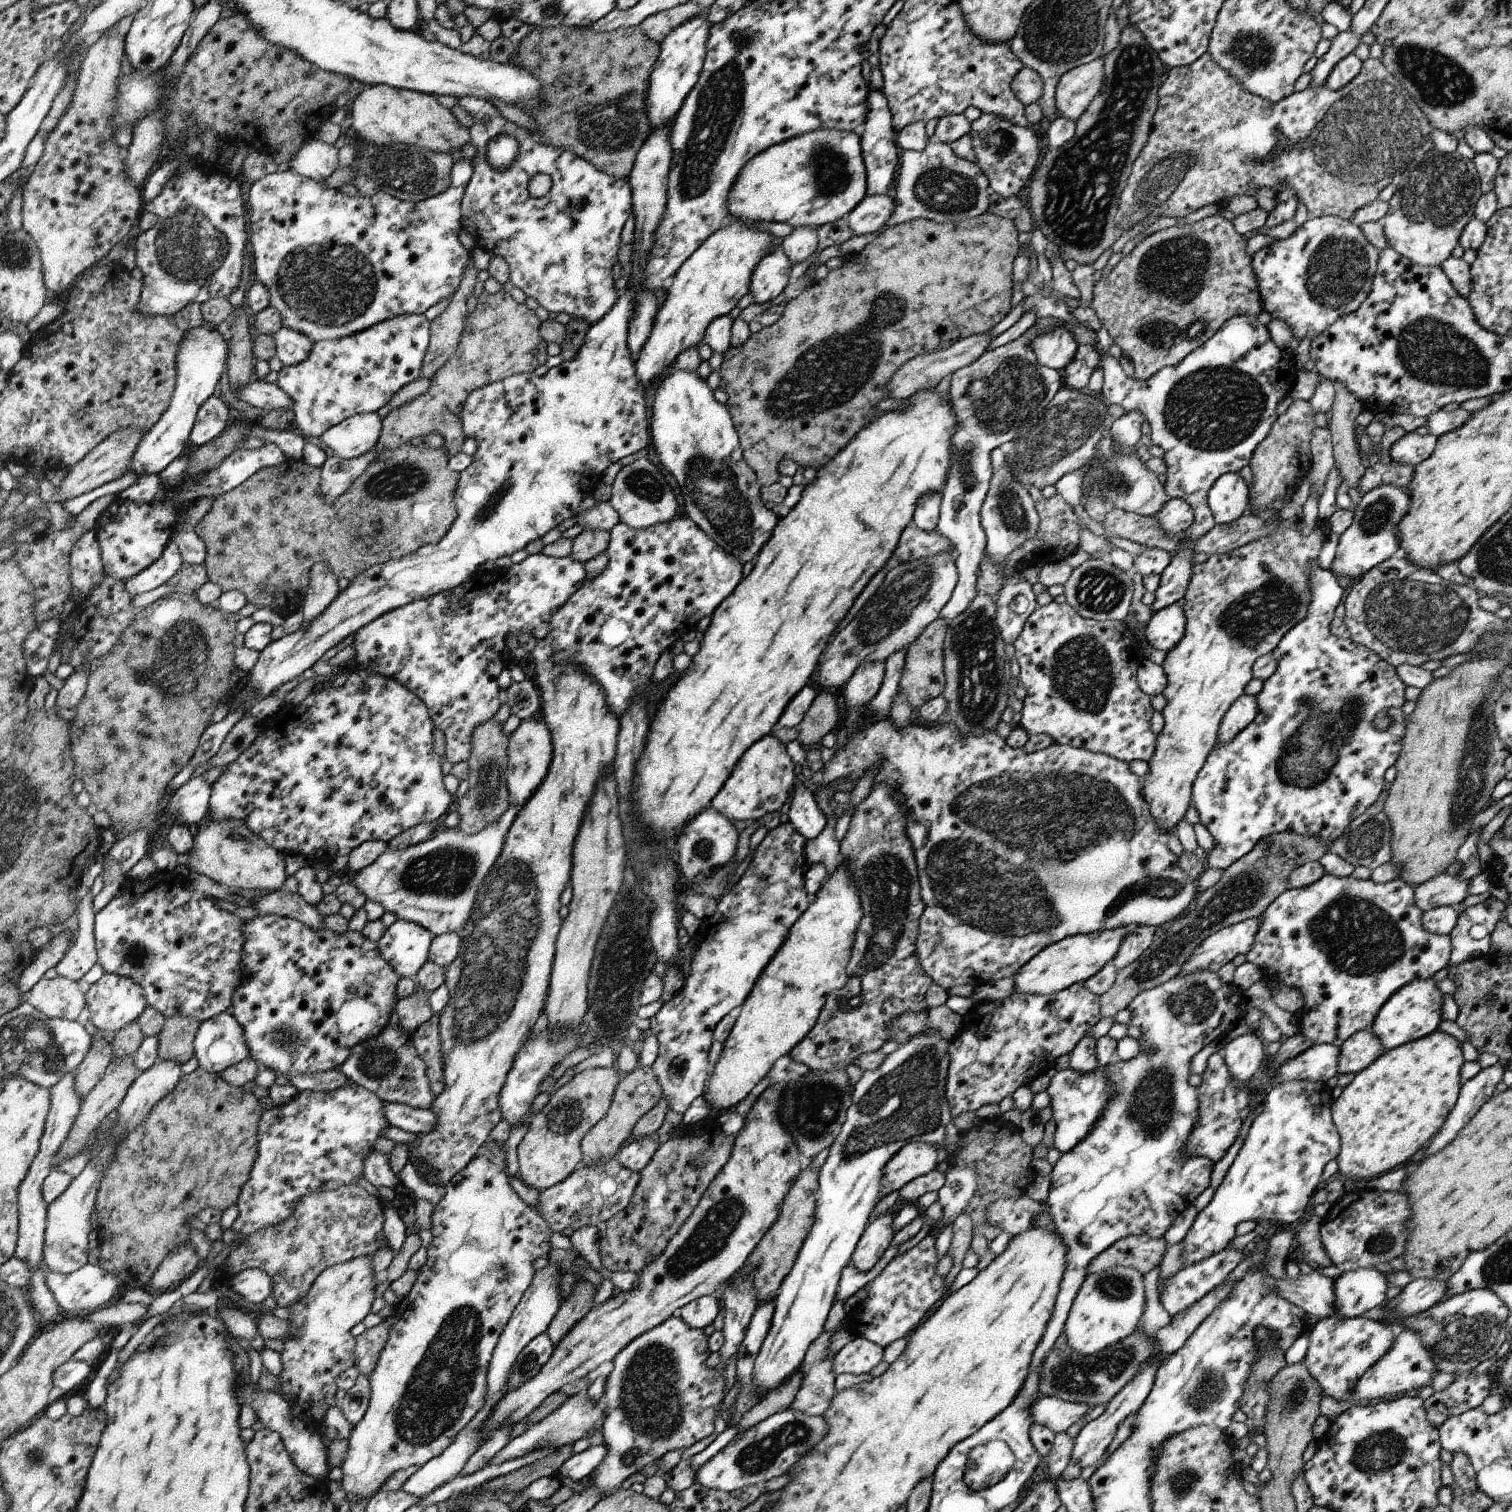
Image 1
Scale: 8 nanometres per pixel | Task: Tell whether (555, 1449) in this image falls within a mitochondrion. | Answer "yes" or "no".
no

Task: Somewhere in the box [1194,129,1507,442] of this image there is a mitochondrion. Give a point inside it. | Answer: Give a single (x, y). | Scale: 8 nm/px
(1440, 353)

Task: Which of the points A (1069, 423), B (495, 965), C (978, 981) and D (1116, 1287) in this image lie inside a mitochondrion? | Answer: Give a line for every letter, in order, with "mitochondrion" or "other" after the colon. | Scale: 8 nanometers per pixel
A: mitochondrion
B: mitochondrion
C: other
D: mitochondrion

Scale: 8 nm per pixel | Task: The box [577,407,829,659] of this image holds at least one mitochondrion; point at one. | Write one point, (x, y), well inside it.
(732, 511)

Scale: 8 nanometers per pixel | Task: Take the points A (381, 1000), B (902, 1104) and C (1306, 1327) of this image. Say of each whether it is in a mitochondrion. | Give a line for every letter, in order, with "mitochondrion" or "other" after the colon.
A: other
B: mitochondrion
C: other

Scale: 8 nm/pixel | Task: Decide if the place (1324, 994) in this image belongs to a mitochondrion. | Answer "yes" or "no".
no

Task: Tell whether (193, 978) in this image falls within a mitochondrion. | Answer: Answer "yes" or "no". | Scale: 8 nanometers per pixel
no

